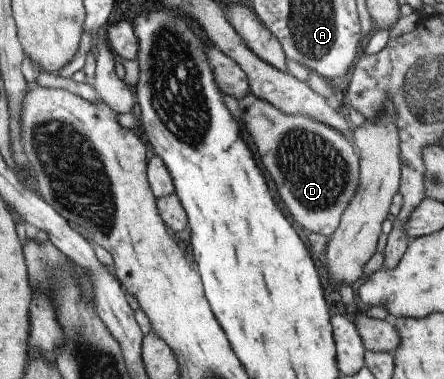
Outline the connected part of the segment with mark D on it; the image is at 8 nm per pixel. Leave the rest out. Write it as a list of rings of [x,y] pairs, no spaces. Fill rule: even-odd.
[[[252,92],[239,100],[238,105],[252,135],[256,161],[260,161],[264,177],[272,181],[272,189],[276,189],[284,213],[294,217],[304,229],[330,238],[358,189],[359,157],[353,139],[308,115],[286,115]]]

